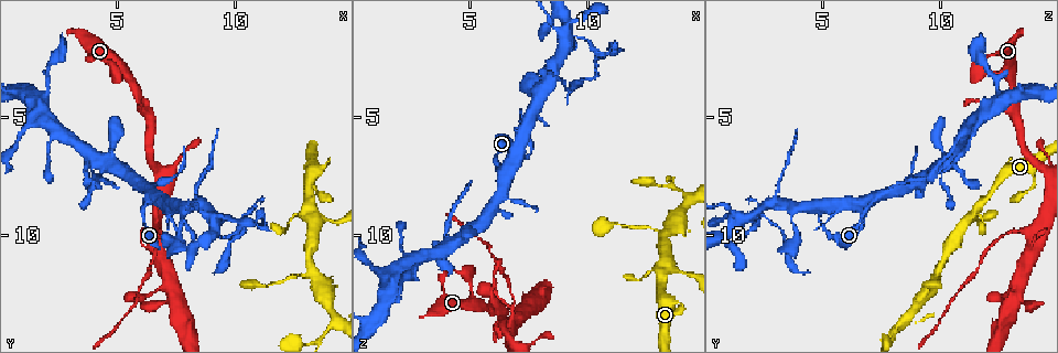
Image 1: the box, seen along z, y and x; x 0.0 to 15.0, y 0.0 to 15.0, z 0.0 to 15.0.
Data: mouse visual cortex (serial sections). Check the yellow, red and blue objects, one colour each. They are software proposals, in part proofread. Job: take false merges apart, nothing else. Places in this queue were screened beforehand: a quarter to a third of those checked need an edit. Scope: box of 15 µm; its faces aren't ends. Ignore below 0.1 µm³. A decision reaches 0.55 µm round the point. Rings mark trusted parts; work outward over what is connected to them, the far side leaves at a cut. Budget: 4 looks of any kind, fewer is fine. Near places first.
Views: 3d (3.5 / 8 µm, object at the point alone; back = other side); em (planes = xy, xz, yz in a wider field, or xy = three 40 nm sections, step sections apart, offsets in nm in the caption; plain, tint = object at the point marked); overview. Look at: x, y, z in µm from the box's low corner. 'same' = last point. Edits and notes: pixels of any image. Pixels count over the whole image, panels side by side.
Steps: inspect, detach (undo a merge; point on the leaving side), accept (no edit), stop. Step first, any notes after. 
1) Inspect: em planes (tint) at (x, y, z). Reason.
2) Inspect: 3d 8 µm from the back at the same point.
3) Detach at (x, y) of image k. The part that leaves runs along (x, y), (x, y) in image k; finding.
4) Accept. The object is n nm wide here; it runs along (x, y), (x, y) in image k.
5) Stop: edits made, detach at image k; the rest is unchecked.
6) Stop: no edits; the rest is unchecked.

Inspect: 3d 3.5 µm at (7.0, 12.9, 13.7). Thin neck.

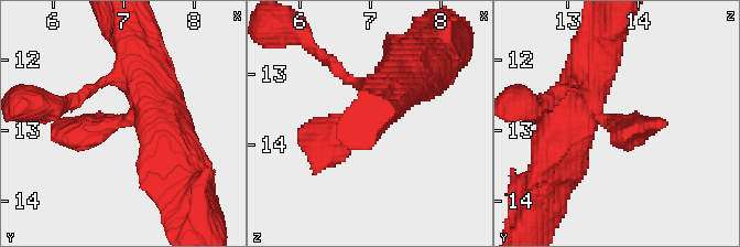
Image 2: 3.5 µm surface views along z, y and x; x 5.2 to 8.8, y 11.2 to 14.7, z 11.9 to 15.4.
Inspect: em xy step 1 (tint) at (6.90, 12.90, 13.65).

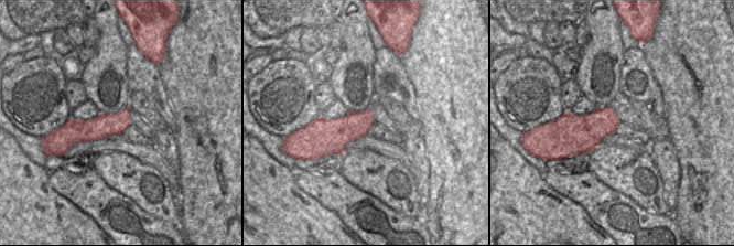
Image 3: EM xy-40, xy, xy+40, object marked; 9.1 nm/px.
Accept. The object is 240 nm wide here; it runs along (389, 92), (317, 165) in image 2; all the same cell.

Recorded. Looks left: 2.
Inspect: 3d 8 µm at (6.9, 9.8, 13.3). Thick turns thin.

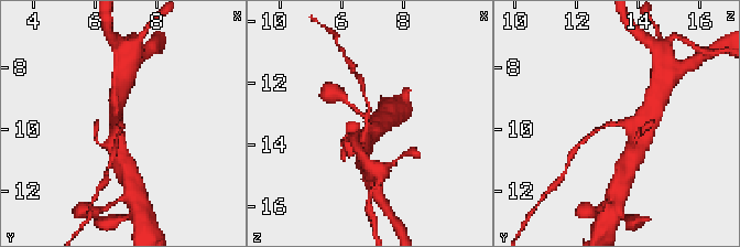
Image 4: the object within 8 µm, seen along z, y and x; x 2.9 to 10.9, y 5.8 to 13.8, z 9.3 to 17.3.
Inspect: 3d 3.5 µm at (6.8, 9.8, 13.3). Zoom in.

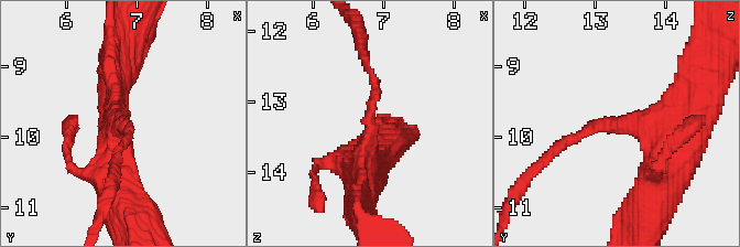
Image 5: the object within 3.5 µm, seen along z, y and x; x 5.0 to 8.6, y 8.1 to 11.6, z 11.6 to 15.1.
Detach at (565, 140) of image 5. A second cell is stuck on.

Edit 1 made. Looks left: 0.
Stop: edits made, detach at image 5; the rest is unchecked.

